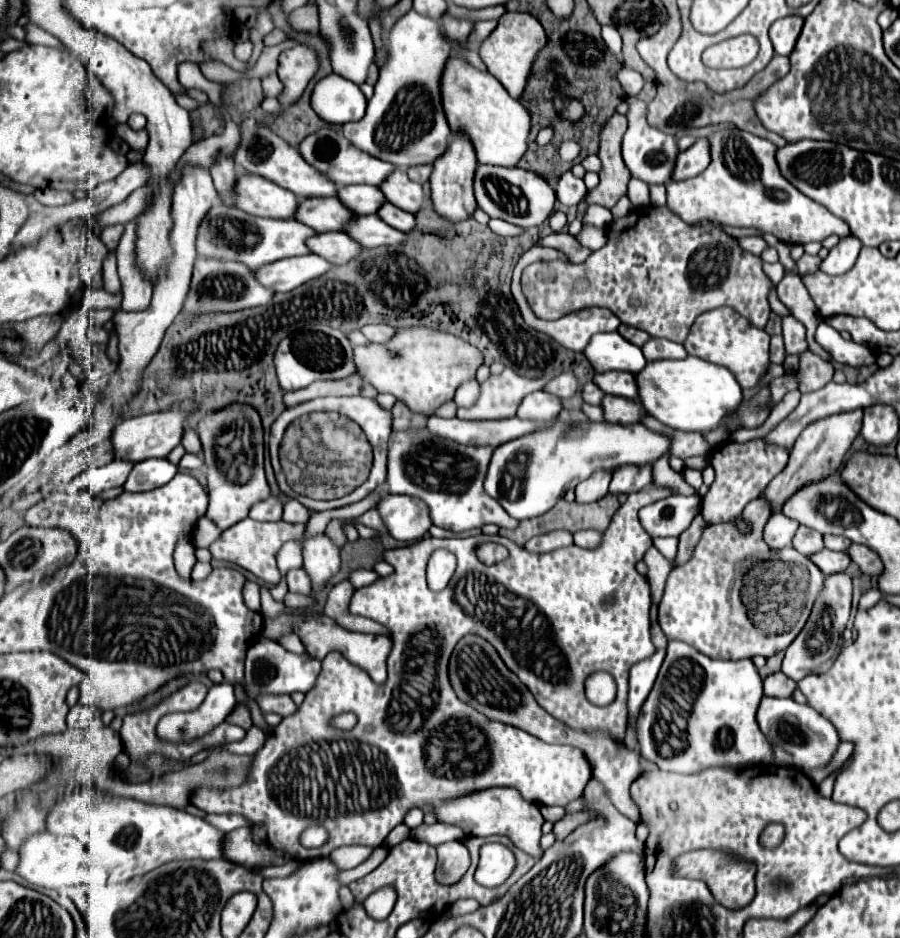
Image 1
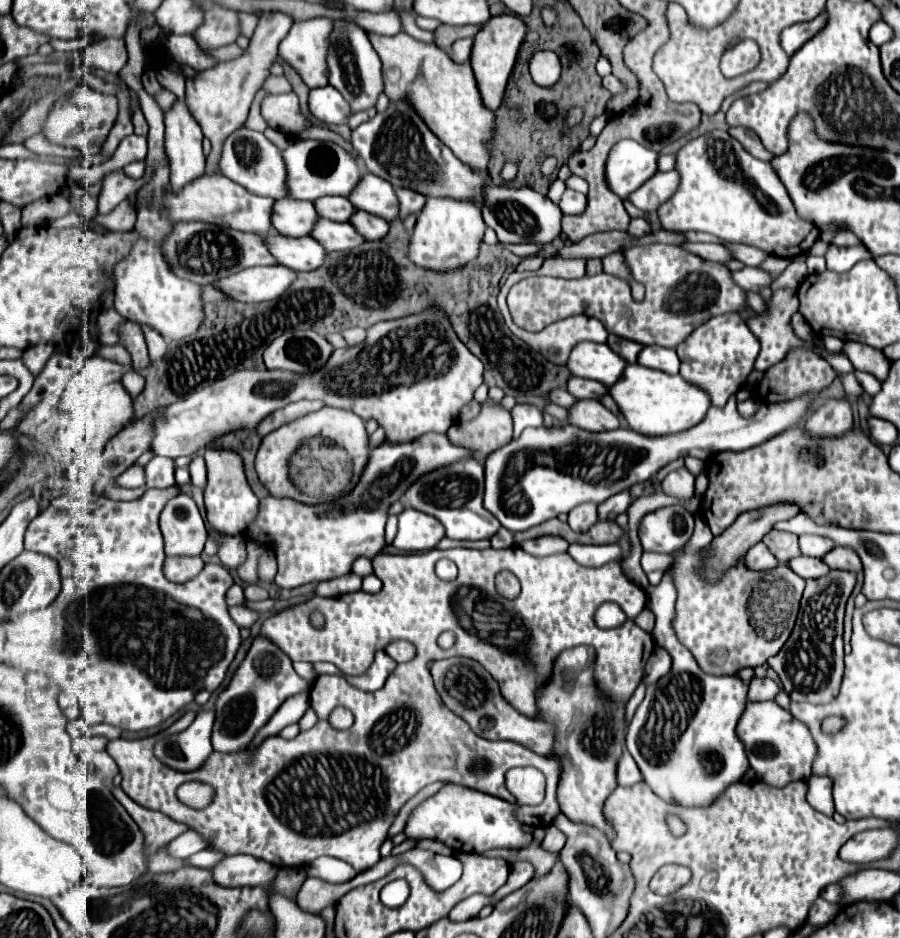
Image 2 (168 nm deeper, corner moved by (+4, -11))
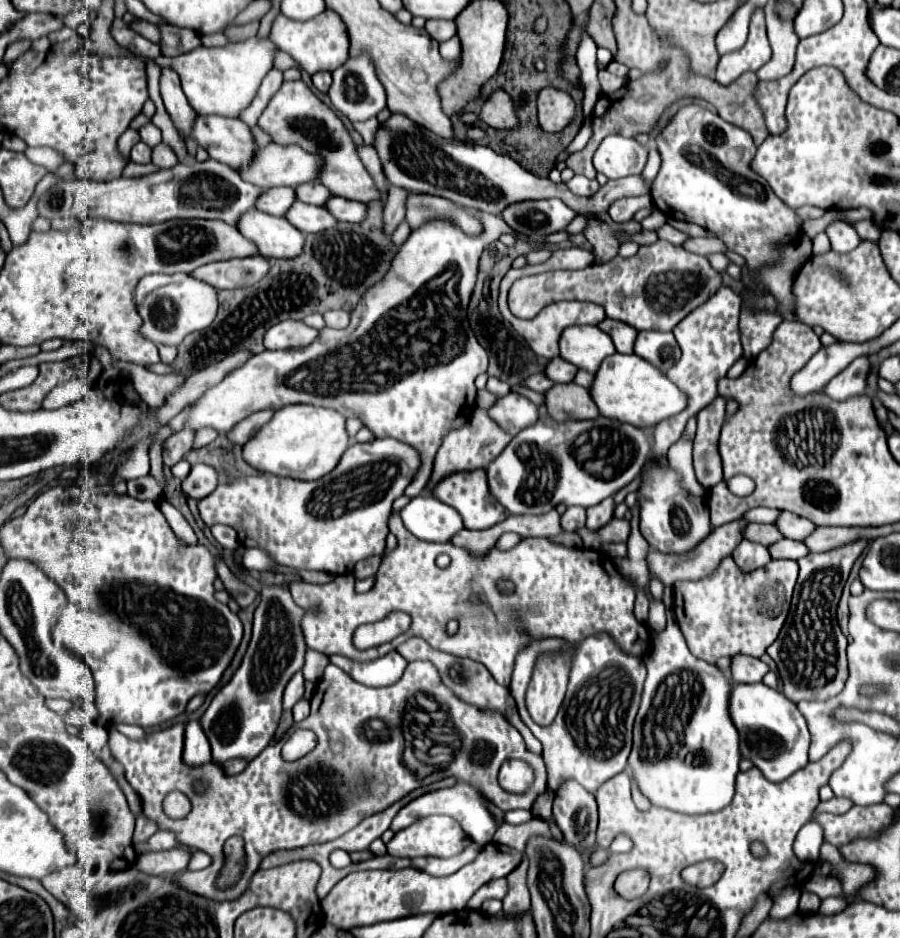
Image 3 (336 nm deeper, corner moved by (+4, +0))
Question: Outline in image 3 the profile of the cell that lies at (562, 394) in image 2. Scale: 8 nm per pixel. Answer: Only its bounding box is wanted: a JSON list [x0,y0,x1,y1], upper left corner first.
[527,373,555,393]

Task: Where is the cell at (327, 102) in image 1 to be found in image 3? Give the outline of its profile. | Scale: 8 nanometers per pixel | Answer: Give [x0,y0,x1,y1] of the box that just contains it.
[313,71,331,93]

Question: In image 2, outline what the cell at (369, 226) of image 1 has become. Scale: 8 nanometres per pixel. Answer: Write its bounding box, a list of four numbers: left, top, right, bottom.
[311,218,365,250]

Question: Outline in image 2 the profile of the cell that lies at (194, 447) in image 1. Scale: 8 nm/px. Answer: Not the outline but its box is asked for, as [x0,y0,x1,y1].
[189,456,207,490]

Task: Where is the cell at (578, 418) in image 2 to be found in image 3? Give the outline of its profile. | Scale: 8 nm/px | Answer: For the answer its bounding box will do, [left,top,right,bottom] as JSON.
[545,383,599,421]

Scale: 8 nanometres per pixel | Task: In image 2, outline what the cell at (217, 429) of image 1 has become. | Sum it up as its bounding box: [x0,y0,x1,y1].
[205,448,259,536]

